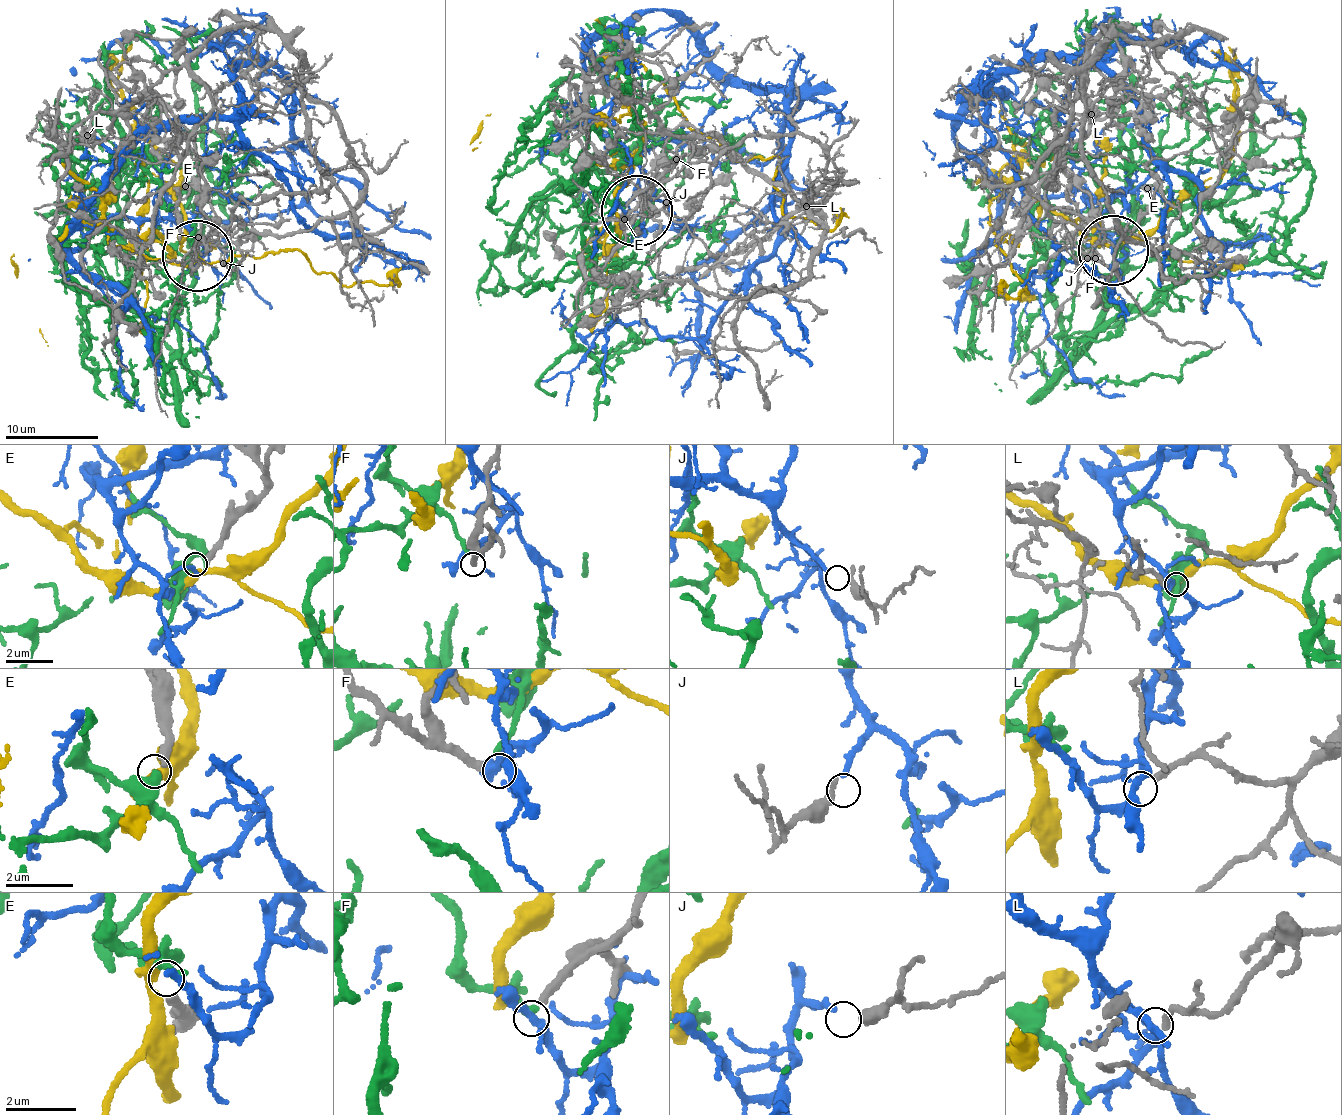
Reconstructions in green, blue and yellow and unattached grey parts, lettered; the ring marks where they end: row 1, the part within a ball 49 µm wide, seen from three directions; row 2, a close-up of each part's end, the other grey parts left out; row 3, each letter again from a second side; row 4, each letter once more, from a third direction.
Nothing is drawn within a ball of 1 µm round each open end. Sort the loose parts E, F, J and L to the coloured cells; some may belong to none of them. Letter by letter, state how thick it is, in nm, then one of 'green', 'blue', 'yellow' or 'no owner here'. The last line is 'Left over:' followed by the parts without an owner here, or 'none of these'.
E: calibre 240 nm; green
F: calibre 240 nm; no owner here
J: calibre 360 nm; blue
L: calibre 180 nm; no owner here
Left over: F, L

